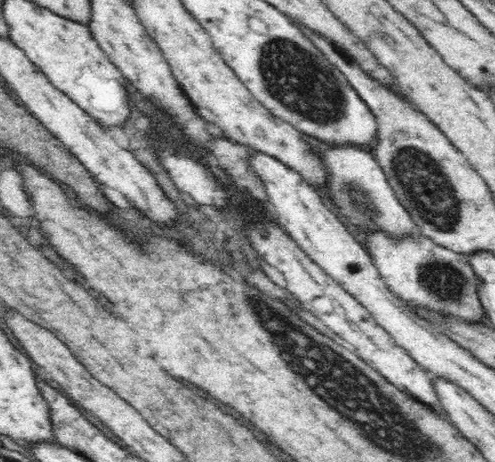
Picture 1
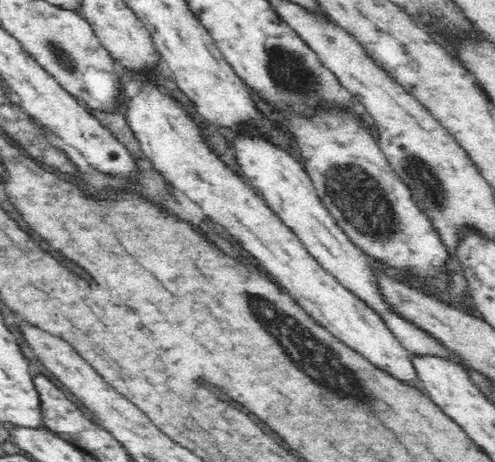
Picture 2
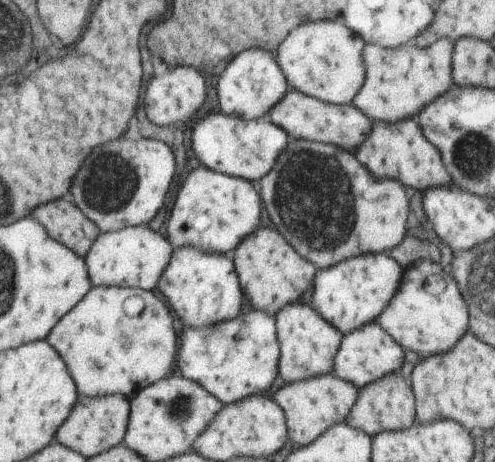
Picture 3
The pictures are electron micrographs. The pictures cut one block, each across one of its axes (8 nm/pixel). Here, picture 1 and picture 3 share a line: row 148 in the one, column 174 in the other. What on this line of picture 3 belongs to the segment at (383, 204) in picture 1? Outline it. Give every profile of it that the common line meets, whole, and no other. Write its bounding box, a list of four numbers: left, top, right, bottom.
[45,288,177,400]

